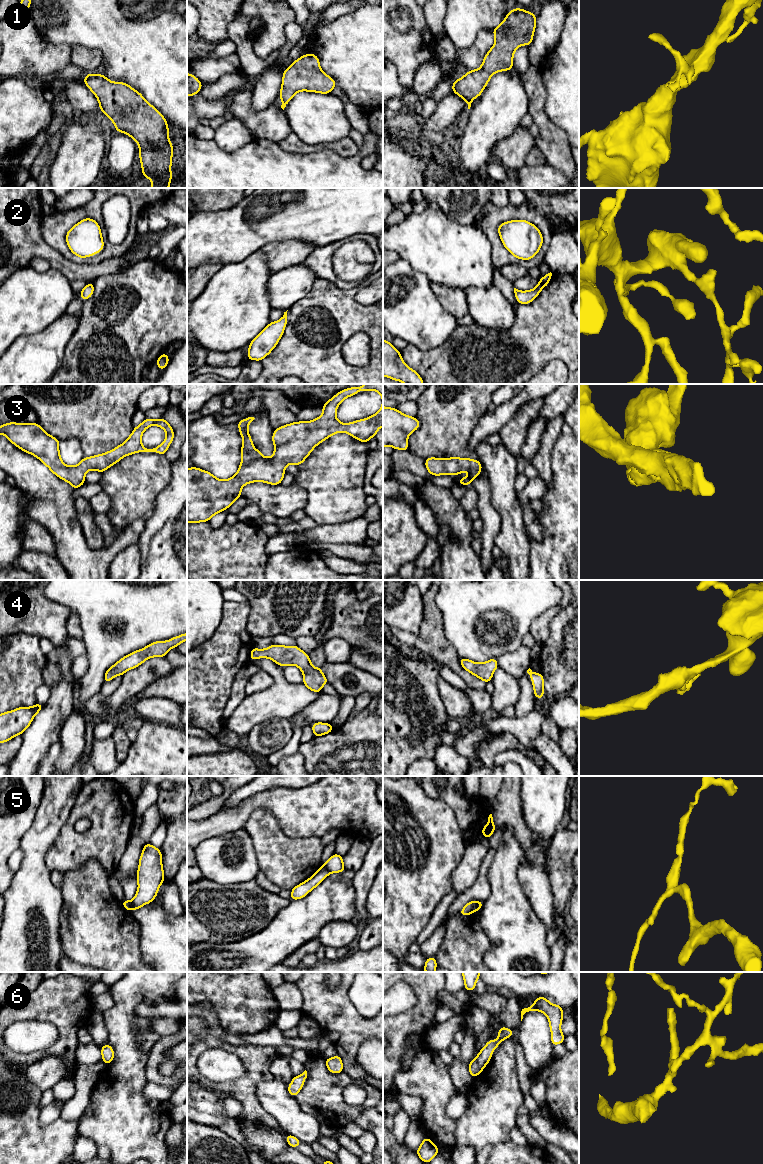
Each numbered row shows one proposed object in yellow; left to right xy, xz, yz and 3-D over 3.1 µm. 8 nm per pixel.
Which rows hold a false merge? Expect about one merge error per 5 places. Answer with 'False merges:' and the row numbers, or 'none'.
False merges: 5

